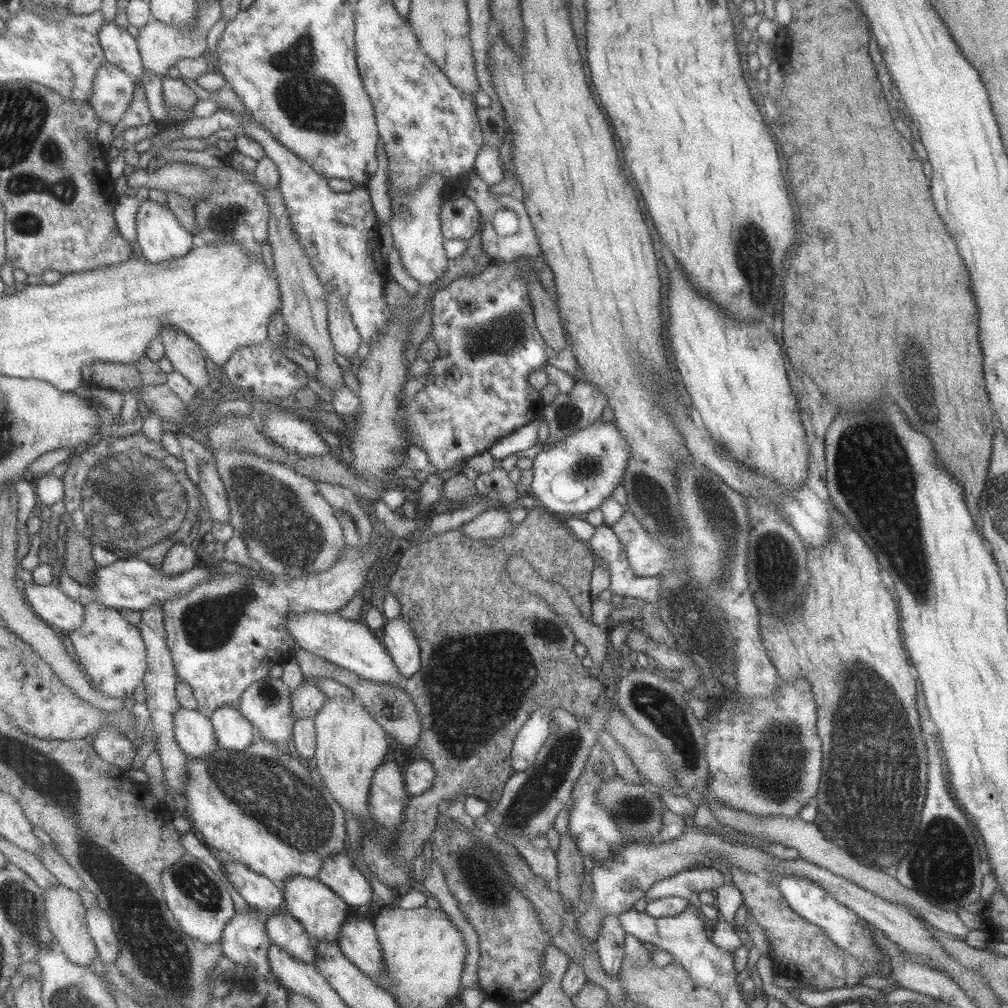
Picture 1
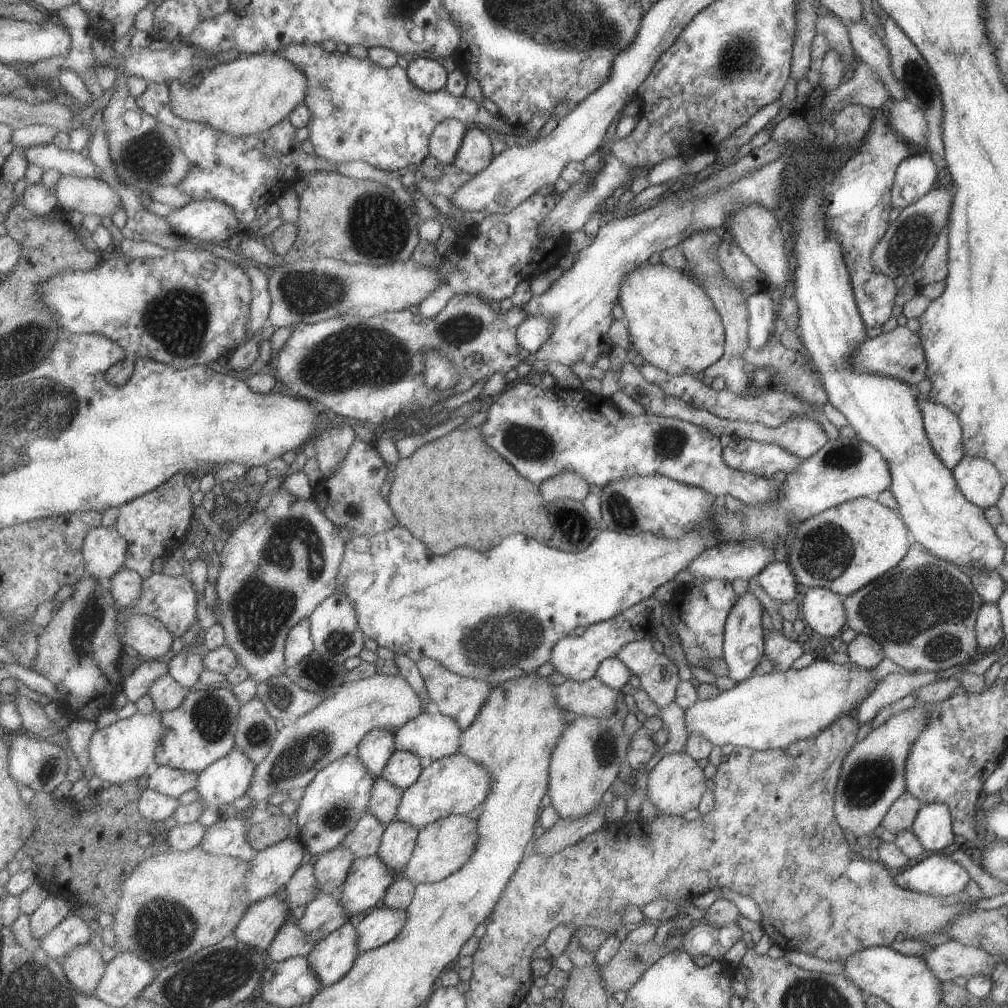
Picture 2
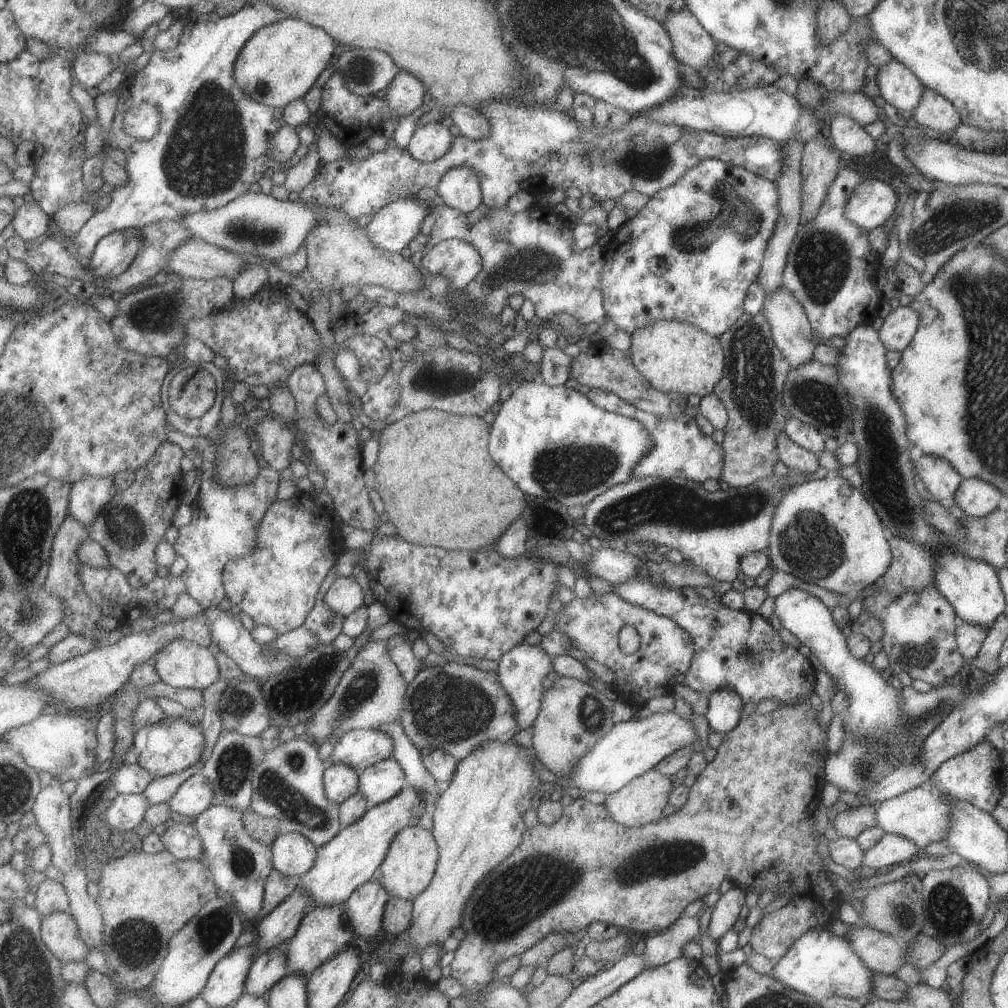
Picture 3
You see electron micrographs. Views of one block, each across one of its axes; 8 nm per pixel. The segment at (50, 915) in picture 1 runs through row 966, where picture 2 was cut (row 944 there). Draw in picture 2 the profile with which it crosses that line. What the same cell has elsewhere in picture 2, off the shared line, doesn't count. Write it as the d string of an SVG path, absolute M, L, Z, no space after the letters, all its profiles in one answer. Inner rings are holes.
M92 944L80 946L61 961L74 987L90 997L96 996L98 986L106 975L107 961Z

